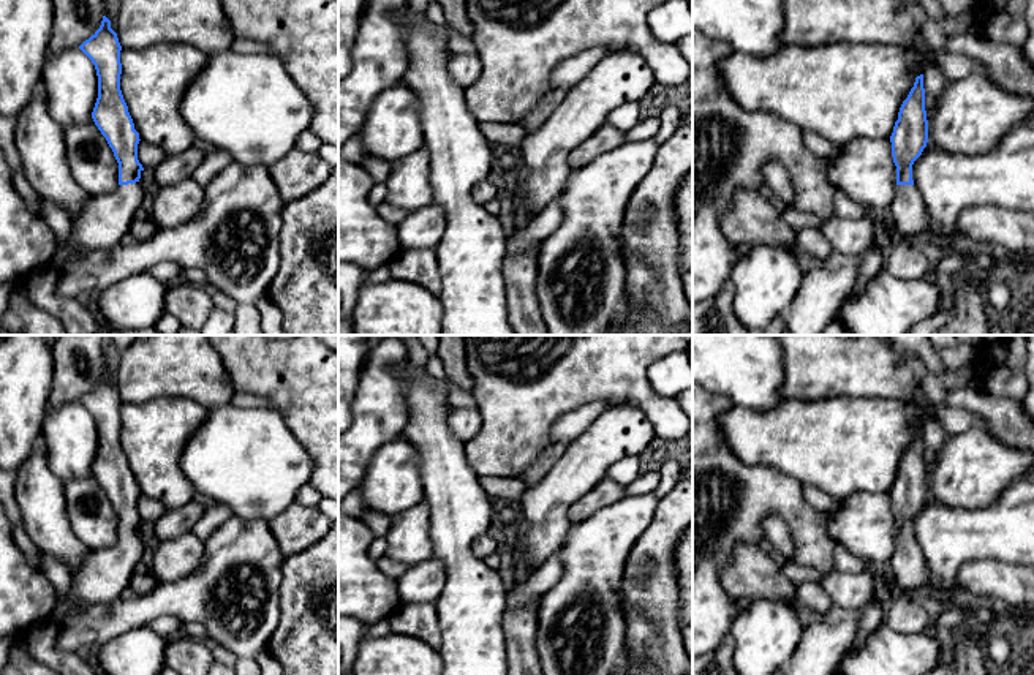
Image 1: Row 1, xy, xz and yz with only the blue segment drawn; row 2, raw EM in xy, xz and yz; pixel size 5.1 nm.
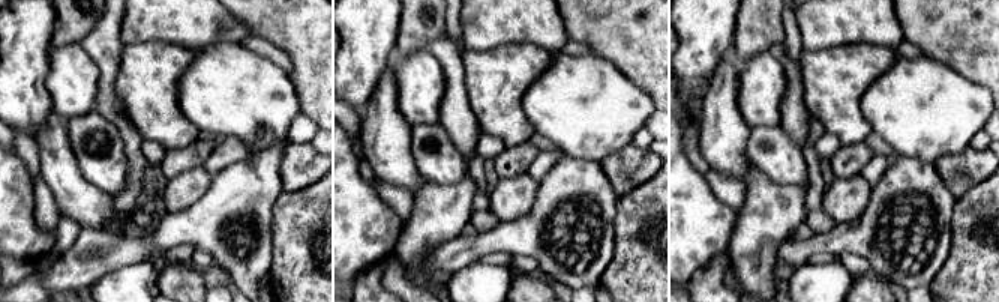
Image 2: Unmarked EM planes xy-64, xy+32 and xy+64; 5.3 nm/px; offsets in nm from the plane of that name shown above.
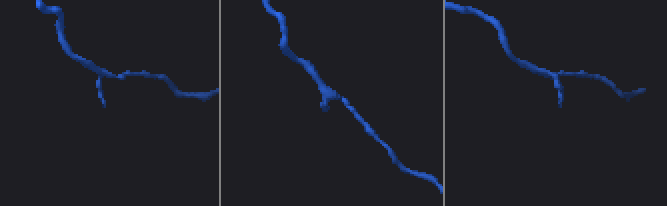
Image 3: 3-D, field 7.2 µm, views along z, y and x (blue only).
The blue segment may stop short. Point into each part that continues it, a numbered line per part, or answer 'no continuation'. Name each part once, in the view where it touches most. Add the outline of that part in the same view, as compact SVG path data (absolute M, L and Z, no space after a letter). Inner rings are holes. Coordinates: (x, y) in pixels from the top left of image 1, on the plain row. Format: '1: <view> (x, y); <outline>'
1: xy (105, 574); M138 536L117 539L108 549L89 549L82 568L71 574L66 599L55 605L51 617L60 624L76 601L101 604L122 598L134 574L134 566L149 552L150 542Z

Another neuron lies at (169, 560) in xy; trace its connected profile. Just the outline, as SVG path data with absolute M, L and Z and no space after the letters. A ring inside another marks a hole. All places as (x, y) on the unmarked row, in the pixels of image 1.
M193 533L168 541L152 541L149 572L157 582L174 582L190 575L199 564L206 542Z

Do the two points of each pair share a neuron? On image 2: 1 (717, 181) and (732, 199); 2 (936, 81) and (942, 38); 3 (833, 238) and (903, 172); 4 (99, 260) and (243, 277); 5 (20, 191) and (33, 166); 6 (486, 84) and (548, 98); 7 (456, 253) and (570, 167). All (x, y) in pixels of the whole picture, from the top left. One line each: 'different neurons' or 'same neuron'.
1: same neuron
2: different neurons
3: same neuron
4: same neuron
5: different neurons
6: different neurons
7: same neuron

